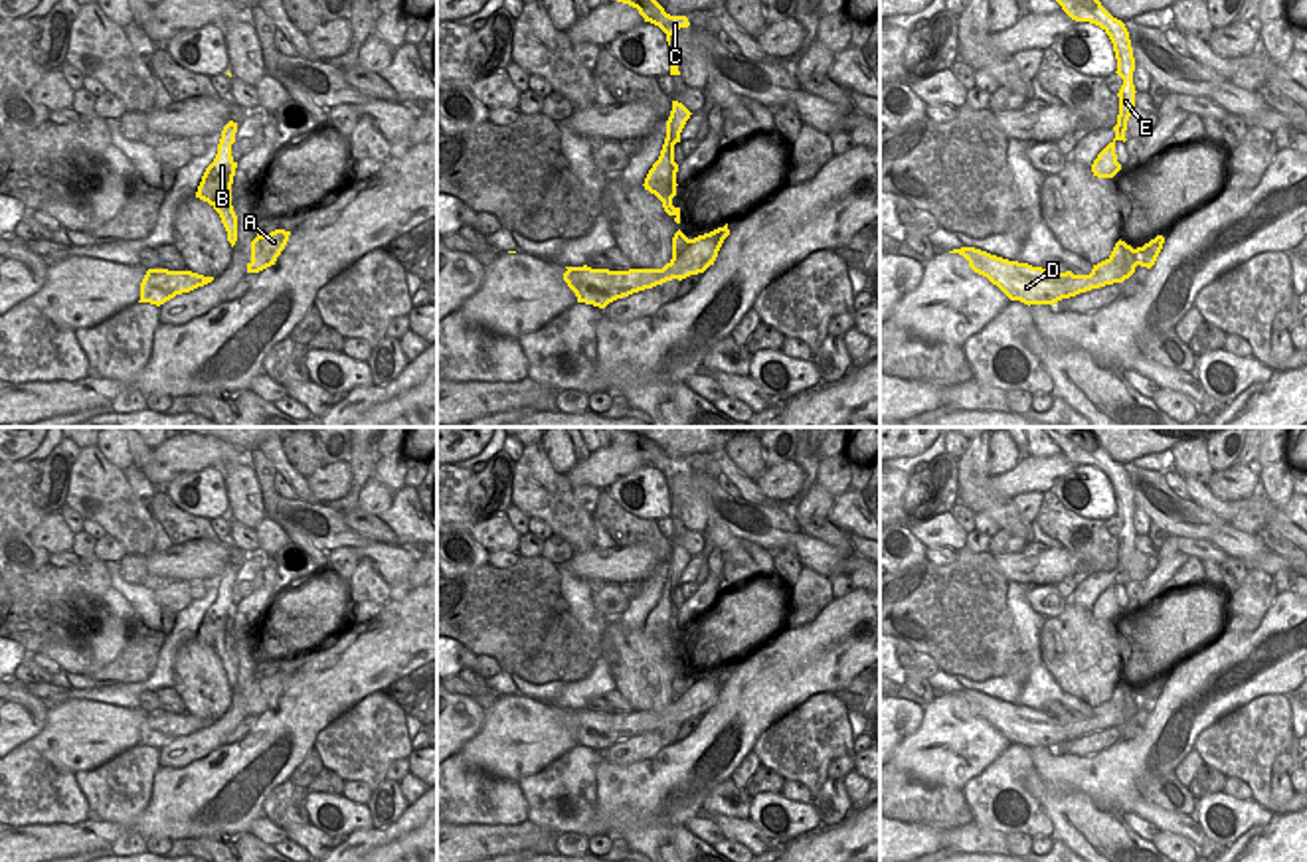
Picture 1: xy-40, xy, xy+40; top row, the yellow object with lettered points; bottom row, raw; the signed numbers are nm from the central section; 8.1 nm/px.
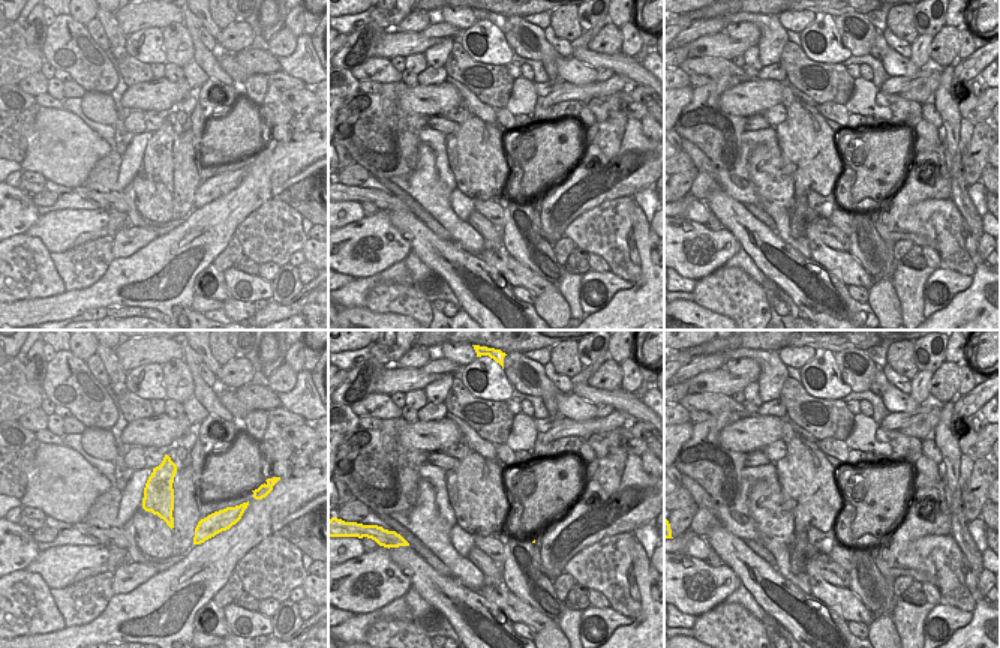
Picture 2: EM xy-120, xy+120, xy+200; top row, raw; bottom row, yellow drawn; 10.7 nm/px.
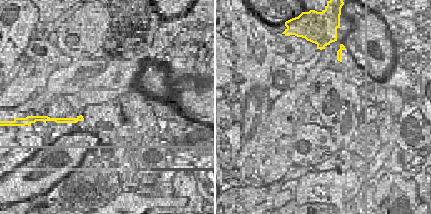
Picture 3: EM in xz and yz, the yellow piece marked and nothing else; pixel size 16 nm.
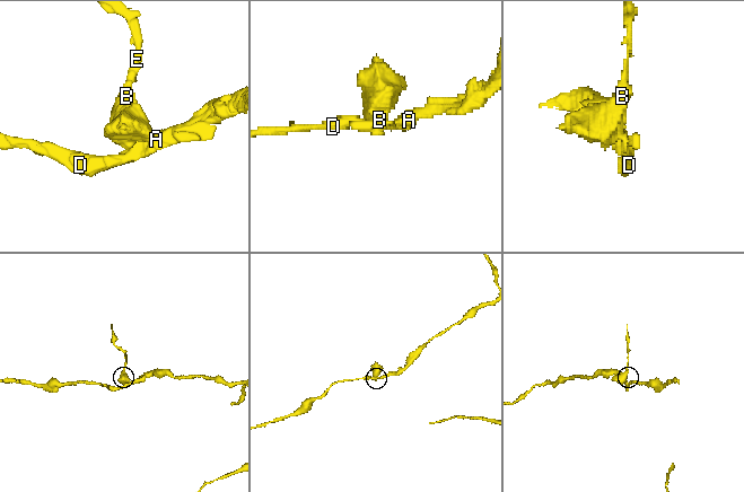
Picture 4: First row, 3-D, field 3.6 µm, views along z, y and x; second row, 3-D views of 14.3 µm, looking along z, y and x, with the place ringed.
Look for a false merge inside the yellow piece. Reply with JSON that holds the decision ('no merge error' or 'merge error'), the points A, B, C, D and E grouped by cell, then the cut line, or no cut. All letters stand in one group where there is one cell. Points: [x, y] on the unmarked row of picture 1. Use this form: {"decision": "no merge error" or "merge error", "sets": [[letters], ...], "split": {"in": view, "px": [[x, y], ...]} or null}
{"decision": "no merge error", "sets": [["A", "B", "C", "D", "E"]], "split": null}

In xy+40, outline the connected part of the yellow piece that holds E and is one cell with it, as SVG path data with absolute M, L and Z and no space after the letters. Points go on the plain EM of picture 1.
M1040 427L1050 435L1050 439L1062 449L1062 453L1076 465L1089 465L1099 469L1111 482L1115 502L1117 502L1117 518L1123 522L1123 528L1117 536L1119 540L1119 558L1117 567L1113 569L1115 581L1097 597L1091 607L1091 615L1097 621L1113 621L1121 607L1117 605L1115 585L1127 583L1127 563L1135 550L1135 528L1133 528L1133 514L1135 514L1135 500L1129 482L1129 474L1125 467L1113 461L1097 443L1091 433L1084 429L1066 429L1066 427Z

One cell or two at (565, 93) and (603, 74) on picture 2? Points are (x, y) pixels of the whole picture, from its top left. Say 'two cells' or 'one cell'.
two cells

